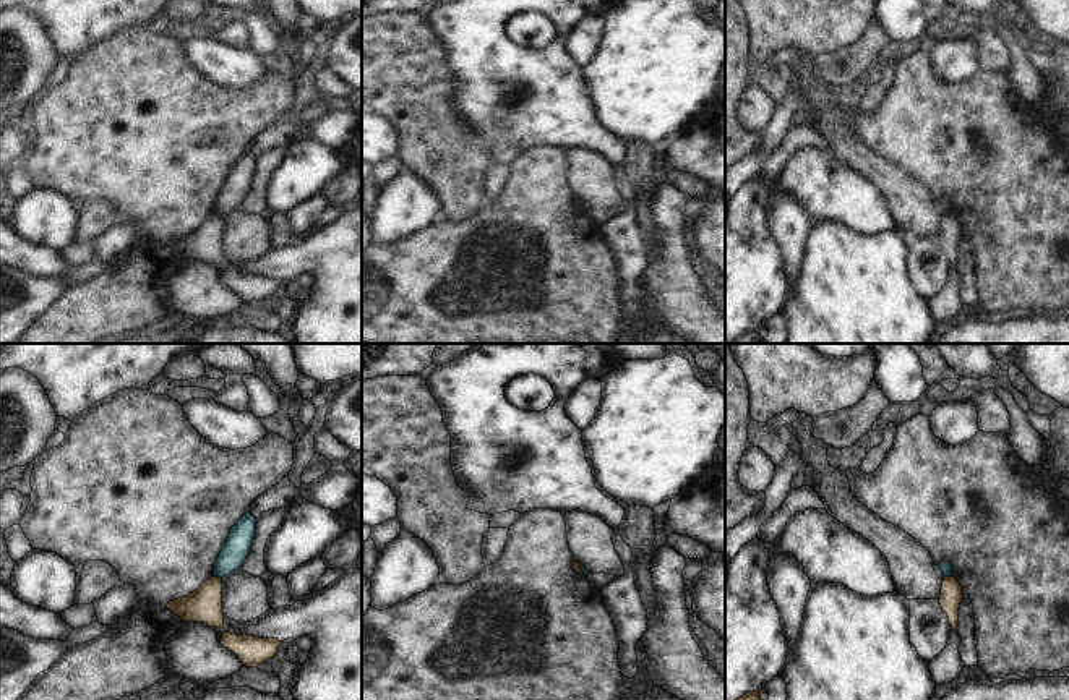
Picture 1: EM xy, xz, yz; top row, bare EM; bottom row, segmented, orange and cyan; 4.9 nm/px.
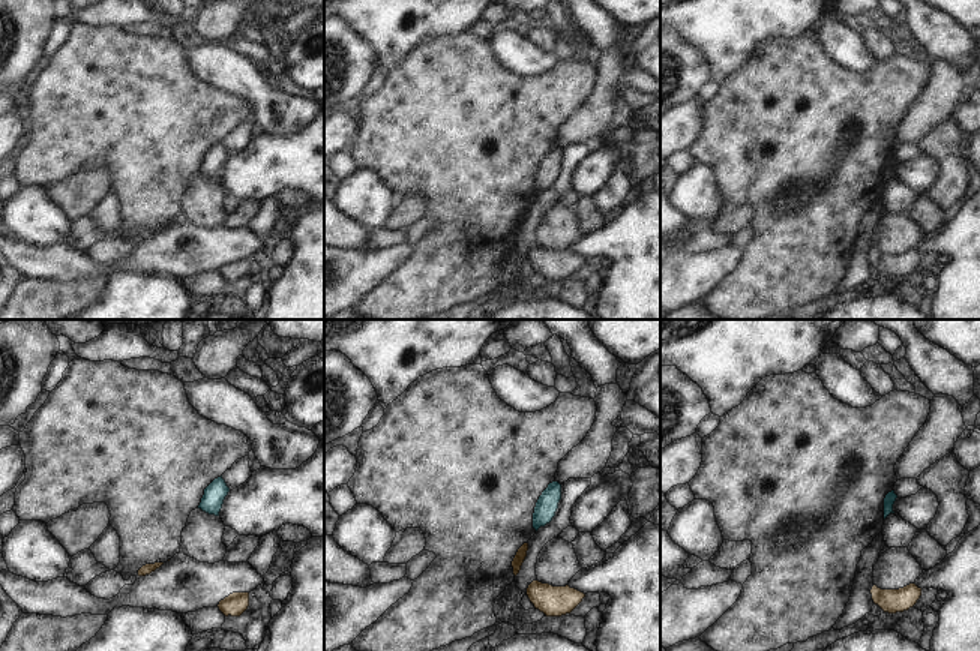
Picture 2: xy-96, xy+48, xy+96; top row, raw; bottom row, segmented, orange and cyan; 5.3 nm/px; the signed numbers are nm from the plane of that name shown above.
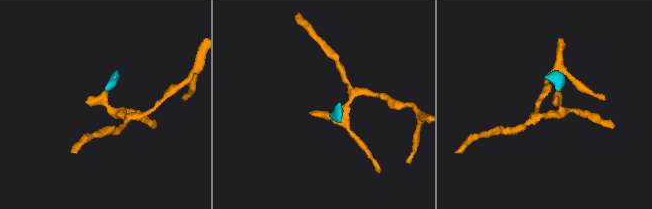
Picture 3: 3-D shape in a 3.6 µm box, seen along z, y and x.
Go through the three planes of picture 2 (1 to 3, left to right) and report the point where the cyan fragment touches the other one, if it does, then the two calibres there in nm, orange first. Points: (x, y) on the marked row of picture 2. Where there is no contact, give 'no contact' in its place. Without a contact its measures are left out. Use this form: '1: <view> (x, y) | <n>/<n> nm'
1: no contact
2: no contact
3: no contact

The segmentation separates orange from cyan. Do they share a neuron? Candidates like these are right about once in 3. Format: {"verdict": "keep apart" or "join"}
{"verdict": "keep apart"}

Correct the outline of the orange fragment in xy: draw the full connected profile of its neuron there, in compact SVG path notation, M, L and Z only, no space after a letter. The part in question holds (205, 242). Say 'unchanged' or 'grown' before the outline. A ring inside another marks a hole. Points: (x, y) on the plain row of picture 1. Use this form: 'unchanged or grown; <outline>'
unchanged; M211 214L188 233L169 238L165 245L185 259L204 259L209 264L222 266L222 216Z

